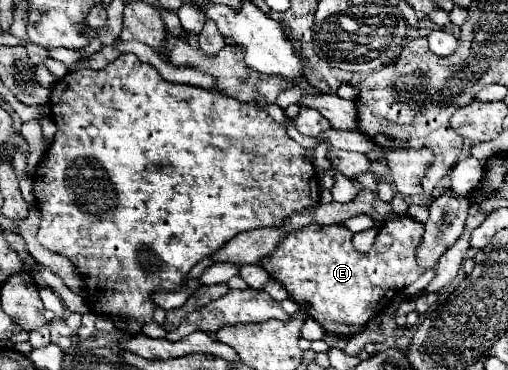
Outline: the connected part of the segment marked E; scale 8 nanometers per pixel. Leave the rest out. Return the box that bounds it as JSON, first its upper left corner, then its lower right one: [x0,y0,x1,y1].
[261,217,423,335]

